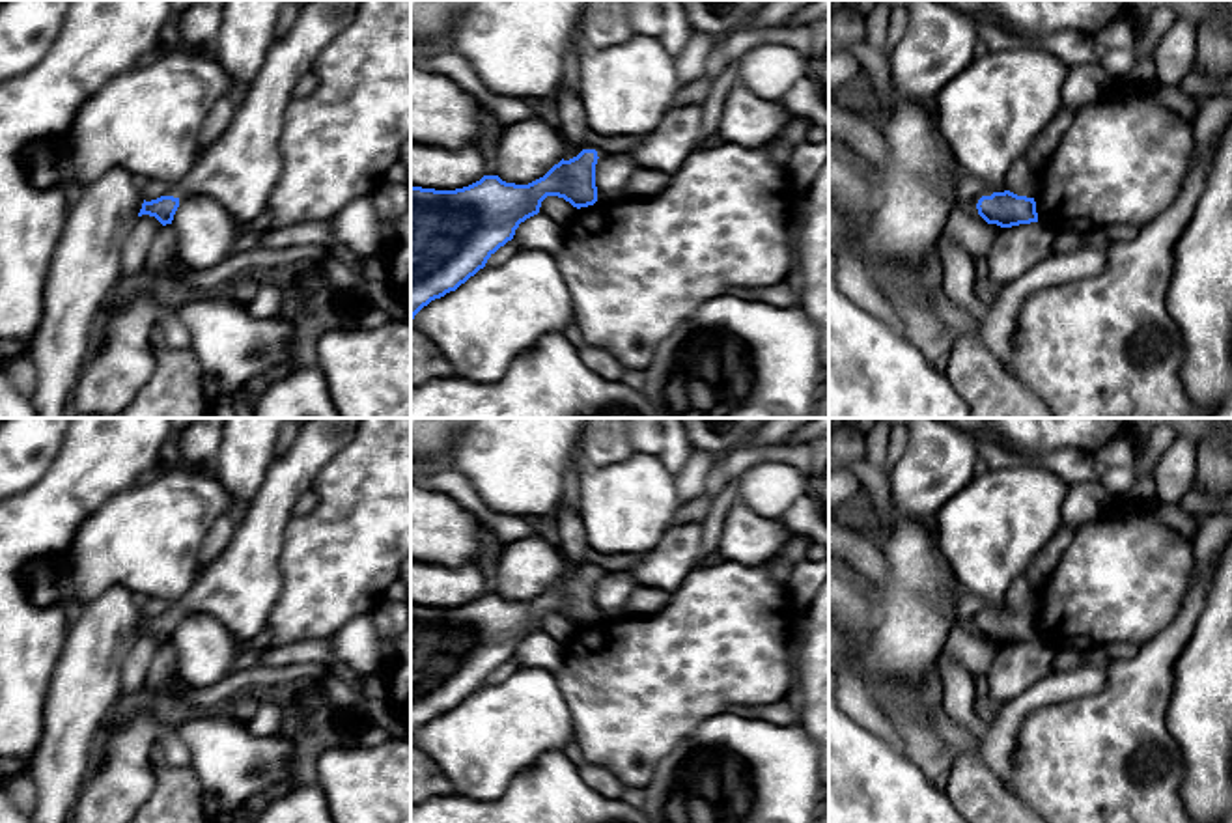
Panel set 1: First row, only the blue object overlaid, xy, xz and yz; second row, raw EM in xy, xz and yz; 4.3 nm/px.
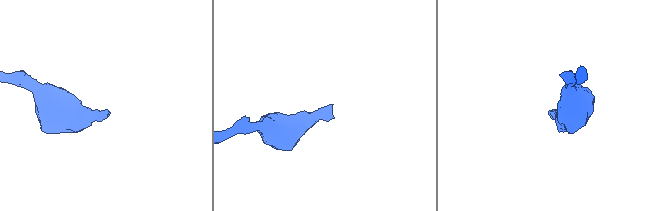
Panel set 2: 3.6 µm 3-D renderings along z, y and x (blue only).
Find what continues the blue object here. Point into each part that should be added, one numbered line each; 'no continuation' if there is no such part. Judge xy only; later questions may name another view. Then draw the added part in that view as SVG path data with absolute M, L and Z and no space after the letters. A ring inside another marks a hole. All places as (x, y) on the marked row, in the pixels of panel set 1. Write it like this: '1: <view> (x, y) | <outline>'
1: xy (241, 170) | M301 0L291 9L261 69L241 93L226 133L207 151L200 153L194 168L179 183L170 187L170 196L181 200L192 194L205 194L218 202L241 226L267 211L284 166L280 134L286 110L295 97L293 88L312 69L319 52L353 21L358 2Z

